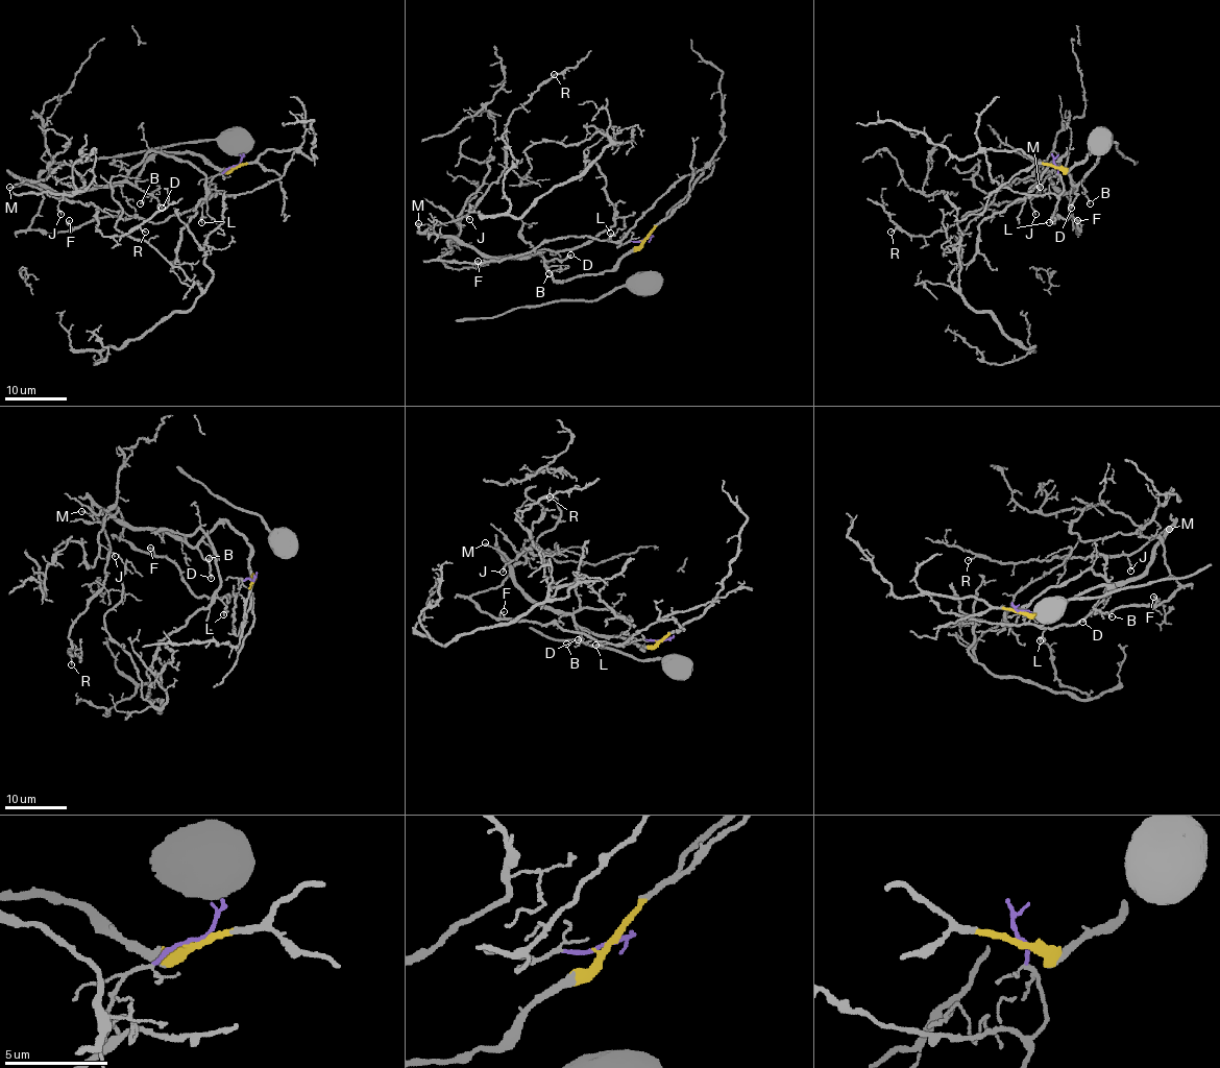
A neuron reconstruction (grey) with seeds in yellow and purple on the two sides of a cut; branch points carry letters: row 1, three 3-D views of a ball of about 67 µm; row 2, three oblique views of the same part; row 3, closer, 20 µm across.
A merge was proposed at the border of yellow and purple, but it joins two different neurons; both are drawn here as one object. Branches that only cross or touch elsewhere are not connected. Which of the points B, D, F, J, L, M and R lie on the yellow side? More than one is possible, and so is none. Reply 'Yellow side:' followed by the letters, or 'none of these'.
Yellow side: B, D, J, M, R

